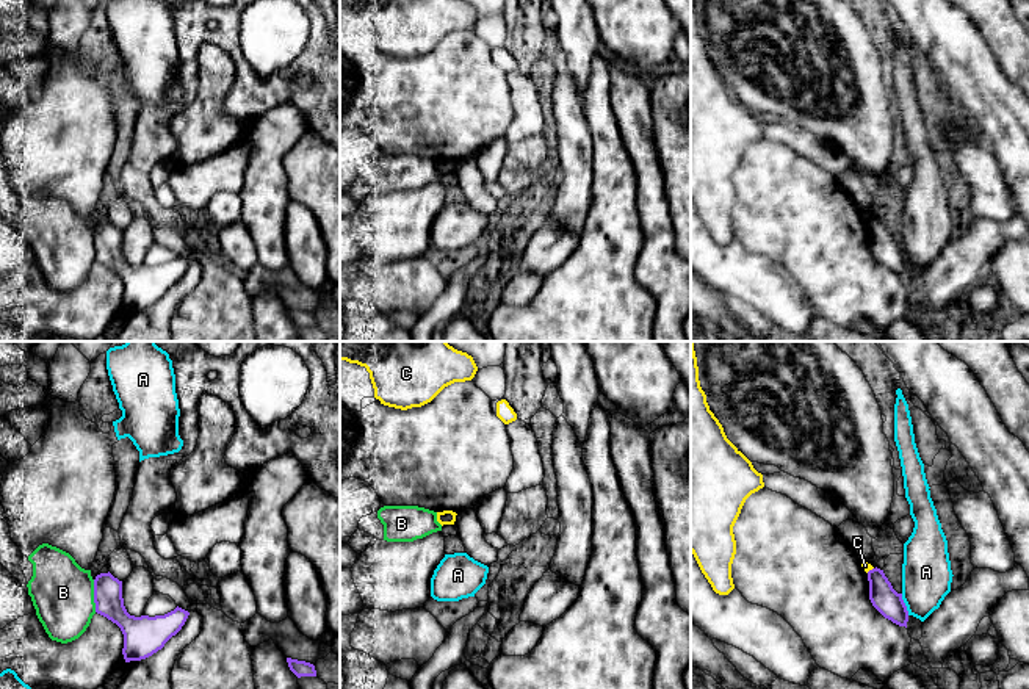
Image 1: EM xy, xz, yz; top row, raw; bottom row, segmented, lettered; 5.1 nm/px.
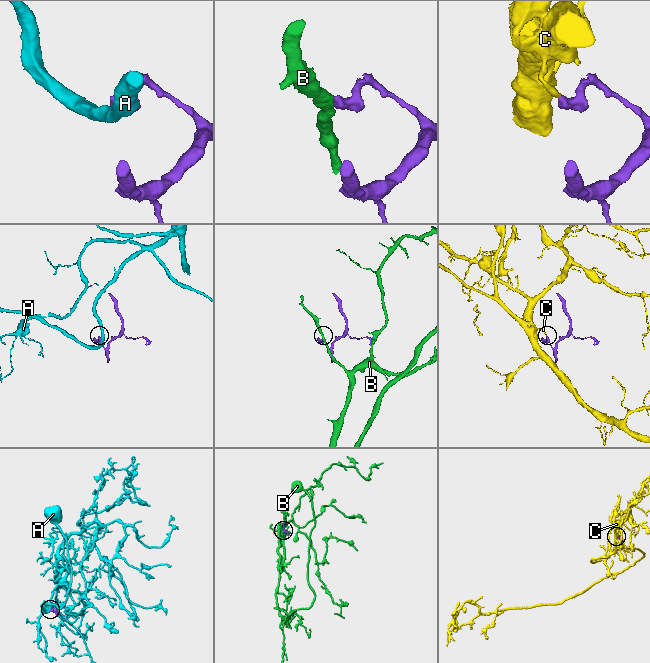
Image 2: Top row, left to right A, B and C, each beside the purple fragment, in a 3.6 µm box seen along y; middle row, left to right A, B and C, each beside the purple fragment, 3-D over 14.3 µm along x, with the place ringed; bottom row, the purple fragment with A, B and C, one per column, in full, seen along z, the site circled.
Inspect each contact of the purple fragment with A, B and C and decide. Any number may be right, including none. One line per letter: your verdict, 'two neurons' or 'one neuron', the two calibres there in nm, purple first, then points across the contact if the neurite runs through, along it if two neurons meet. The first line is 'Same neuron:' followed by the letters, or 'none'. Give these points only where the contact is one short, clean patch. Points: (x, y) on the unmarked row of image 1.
Same neuron: none
A: two neurons | 140/260 nm | along yz (901, 243), (909, 263)
B: two neurons | 150/320 nm
C: two neurons | 140/40 nm | along yz (873, 216), (866, 221)

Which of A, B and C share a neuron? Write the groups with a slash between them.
A / B / C

